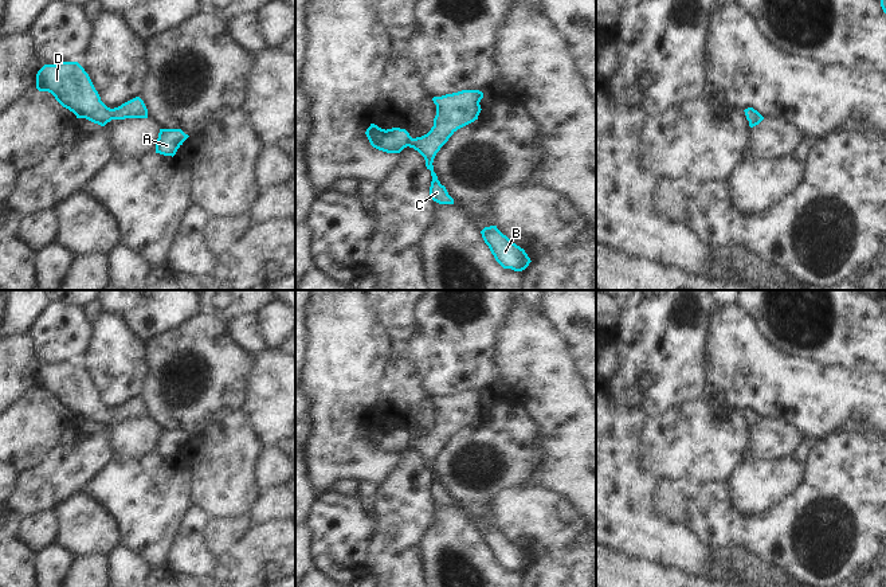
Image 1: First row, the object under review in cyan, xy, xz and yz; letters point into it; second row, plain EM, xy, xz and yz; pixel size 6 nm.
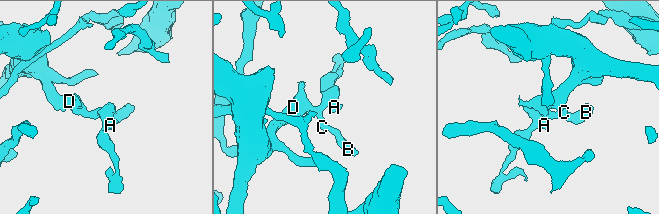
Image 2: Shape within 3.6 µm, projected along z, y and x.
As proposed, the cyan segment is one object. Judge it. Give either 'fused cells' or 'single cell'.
single cell

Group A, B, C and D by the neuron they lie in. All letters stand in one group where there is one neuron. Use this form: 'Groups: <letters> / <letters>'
Groups: A B C D

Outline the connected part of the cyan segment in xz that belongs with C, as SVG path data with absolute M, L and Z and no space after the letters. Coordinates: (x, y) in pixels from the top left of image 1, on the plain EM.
M462 391L434 398L432 402L436 406L434 427L422 438L412 439L405 430L385 431L375 424L371 424L365 435L373 449L387 454L400 454L407 447L417 451L424 458L427 470L431 471L430 496L432 501L439 505L454 505L446 488L438 481L432 463L440 449L458 430L478 420L482 399L483 394L479 391Z

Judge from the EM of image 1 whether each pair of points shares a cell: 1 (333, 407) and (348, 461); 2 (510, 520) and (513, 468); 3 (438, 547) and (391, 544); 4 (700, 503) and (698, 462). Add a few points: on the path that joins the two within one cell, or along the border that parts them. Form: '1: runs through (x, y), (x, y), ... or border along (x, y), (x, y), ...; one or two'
1: runs through (337, 421), (338, 447); one
2: border along (537, 484), (504, 488), (491, 501), (493, 513); two
3: border along (434, 517), (420, 542), (423, 572); two
4: border along (669, 480), (686, 480), (696, 485), (724, 482); two

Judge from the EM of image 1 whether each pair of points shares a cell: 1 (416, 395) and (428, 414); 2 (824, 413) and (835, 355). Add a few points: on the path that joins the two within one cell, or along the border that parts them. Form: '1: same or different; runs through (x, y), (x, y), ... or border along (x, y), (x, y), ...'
1: different; border along (428, 398), (419, 409)
2: different; border along (802, 359), (822, 366), (854, 367), (863, 372)

